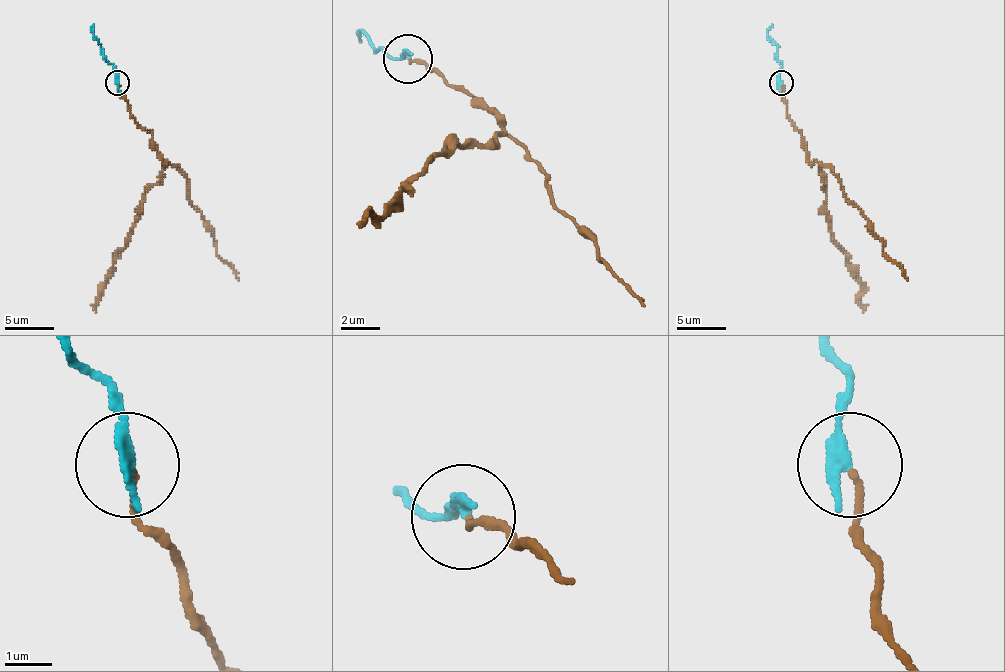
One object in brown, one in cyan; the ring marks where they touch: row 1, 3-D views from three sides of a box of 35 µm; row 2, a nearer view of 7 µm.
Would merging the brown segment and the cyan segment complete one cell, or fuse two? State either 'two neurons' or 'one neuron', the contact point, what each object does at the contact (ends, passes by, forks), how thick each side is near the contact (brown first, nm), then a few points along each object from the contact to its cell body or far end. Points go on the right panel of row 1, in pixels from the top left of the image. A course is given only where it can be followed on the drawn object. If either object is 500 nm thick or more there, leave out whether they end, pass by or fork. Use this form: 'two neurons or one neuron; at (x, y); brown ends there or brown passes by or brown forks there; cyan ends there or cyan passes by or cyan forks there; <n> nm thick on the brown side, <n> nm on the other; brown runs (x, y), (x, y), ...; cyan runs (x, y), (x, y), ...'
two neurons; at (781, 83); brown ends there; cyan ends there; 130 nm thick on the brown side, 280 nm on the other; brown runs (782, 83), (787, 118), (801, 135), (801, 147), (816, 162), (826, 194), (829, 226), (861, 285), (863, 312); cyan runs (782, 83), (777, 44), (767, 34), (772, 24)

